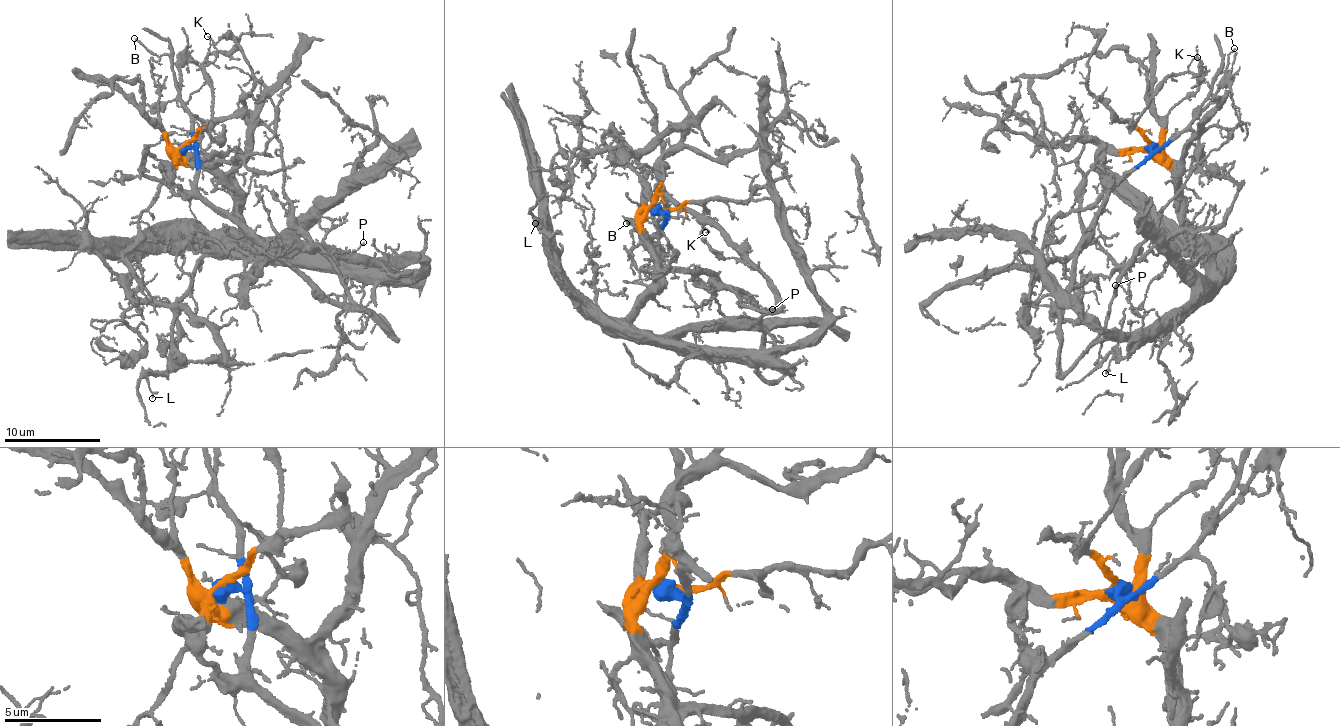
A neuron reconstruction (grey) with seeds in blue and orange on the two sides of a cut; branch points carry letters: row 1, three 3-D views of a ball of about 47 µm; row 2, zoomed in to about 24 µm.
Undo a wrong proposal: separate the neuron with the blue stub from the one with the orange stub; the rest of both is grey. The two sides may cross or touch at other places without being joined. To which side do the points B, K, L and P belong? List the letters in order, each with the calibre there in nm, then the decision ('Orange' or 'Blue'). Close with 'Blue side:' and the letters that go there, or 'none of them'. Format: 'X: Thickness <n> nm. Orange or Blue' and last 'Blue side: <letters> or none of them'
B: Thickness 120 nm. Blue
K: Thickness 110 nm. Orange
L: Thickness 190 nm. Orange
P: Thickness 100 nm. Blue
Blue side: B, P

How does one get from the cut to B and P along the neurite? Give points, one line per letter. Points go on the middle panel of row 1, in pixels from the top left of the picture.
B: (657, 209), (667, 224), (658, 235), (653, 235), (654, 243), (626, 222)
P: (657, 209), (664, 216), (670, 198), (714, 219), (766, 275), (777, 308), (768, 312), (739, 300), (771, 309)

